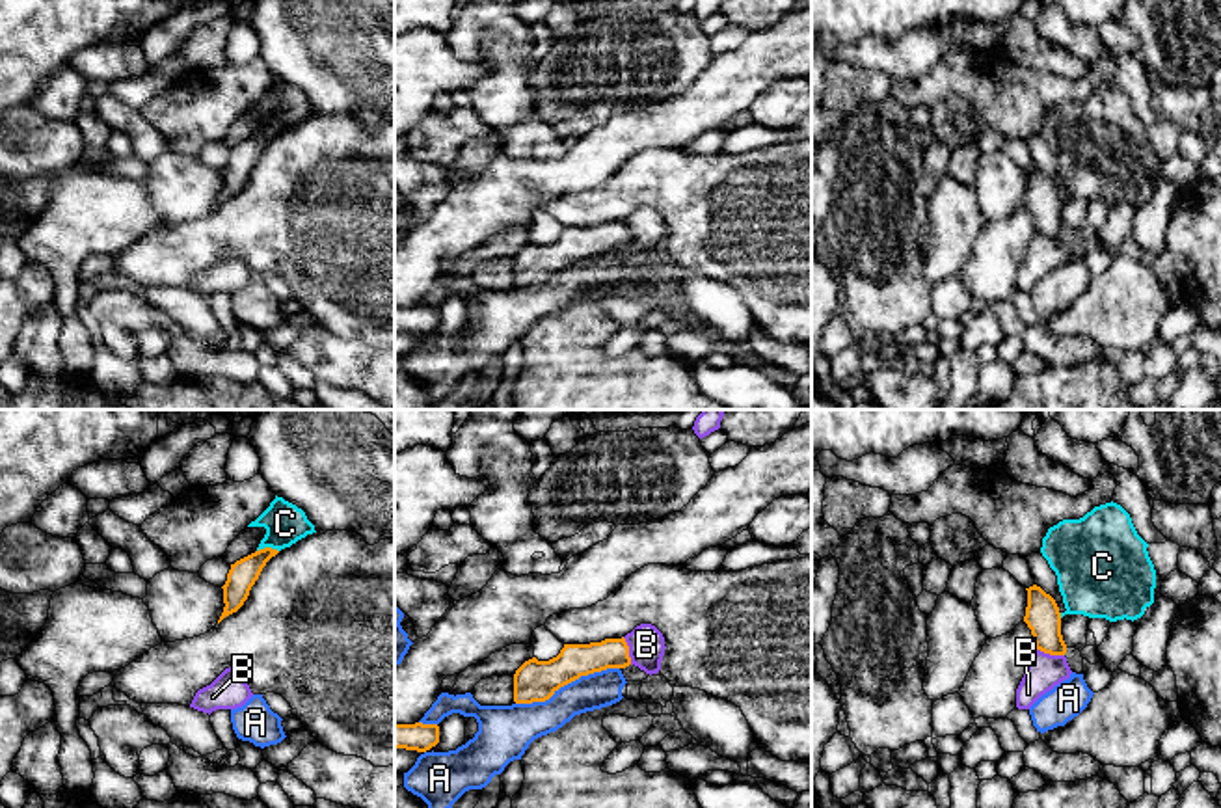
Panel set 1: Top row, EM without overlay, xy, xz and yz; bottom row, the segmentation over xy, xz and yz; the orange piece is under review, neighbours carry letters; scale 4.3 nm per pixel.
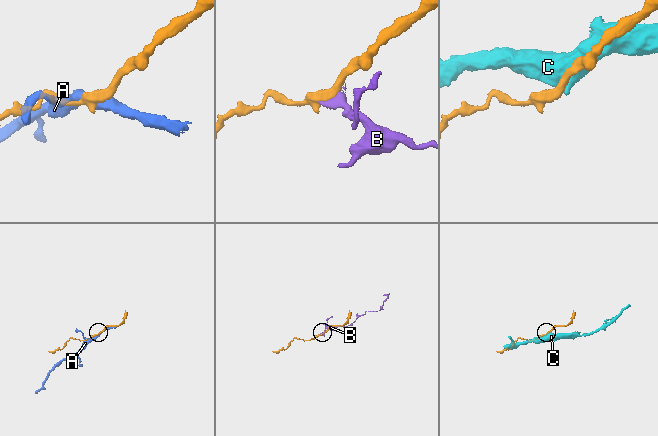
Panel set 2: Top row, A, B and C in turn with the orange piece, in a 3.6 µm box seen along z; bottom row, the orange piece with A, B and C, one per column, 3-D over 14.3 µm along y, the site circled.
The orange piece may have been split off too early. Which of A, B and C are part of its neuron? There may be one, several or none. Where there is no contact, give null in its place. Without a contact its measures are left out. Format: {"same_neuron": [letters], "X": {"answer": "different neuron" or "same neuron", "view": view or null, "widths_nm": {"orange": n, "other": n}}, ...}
{"same_neuron": [], "A": {"answer": "different neuron", "view": "xz", "widths_nm": {"orange": 180, "other": 170}}, "B": {"answer": "different neuron", "view": "xz", "widths_nm": {"orange": 140, "other": 160}}, "C": {"answer": "different neuron", "view": "xy", "widths_nm": {"orange": 120, "other": 180}}}

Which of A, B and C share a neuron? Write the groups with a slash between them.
A / B C

